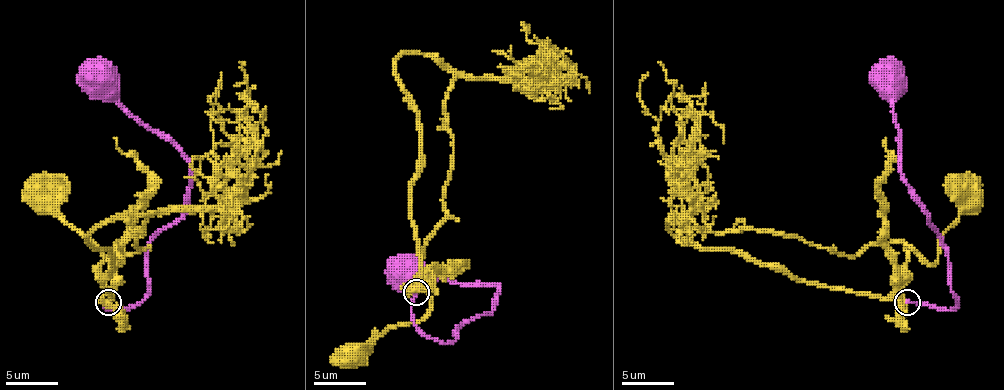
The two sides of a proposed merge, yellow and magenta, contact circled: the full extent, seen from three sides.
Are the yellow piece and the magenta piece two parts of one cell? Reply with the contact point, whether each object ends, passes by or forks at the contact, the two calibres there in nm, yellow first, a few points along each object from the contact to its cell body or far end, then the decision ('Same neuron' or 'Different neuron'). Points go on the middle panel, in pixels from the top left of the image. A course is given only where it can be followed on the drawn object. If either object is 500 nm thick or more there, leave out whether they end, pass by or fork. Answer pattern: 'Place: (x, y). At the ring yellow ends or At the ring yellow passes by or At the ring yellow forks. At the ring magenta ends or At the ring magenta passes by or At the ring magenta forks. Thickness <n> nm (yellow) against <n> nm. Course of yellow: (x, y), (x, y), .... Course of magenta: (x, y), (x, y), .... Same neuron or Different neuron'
Place: (416, 292). At the ring yellow forks. At the ring magenta ends. Thickness 360 nm (yellow) against 200 nm. Course of yellow: (416, 291), (453, 155), (448, 87), (456, 77), (526, 79), (547, 40), (555, 59), (547, 43). Course of magenta: (416, 291), (411, 320), (427, 336), (450, 344), (456, 330), (490, 312), (497, 286), (419, 278), (411, 273). Different neuron

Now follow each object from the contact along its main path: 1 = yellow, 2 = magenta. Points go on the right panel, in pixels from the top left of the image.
1: (906, 302), (885, 242), (854, 255), (702, 229), (655, 132), (674, 93), (658, 62)
2: (906, 302), (951, 310), (959, 300), (951, 289), (945, 245), (909, 185), (901, 161), (901, 140), (888, 80)

